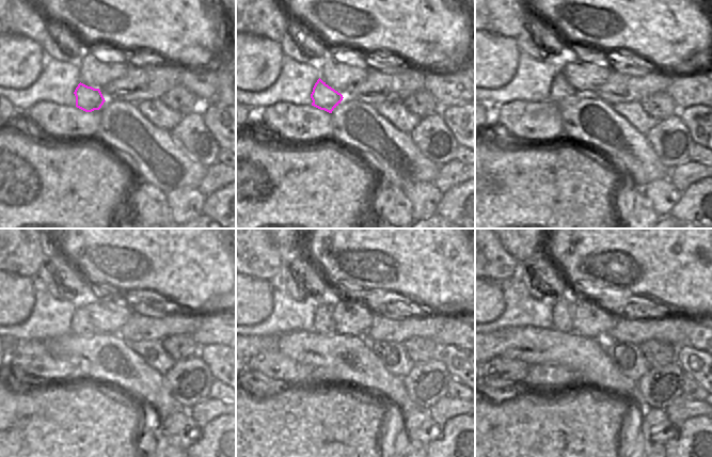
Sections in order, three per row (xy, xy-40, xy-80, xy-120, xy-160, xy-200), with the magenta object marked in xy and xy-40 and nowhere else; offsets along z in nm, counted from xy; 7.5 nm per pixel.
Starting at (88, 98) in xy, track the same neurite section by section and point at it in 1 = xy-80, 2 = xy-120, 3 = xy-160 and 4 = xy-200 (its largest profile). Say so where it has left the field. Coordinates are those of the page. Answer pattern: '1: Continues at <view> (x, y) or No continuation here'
1: Continues at xy-80 (560, 89)
2: Continues at xy-120 (81, 326)
3: Continues at xy-160 (323, 322)
4: Continues at xy-200 (563, 310).

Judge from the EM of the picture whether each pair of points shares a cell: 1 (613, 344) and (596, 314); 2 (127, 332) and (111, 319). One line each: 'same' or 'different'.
1: different
2: different

